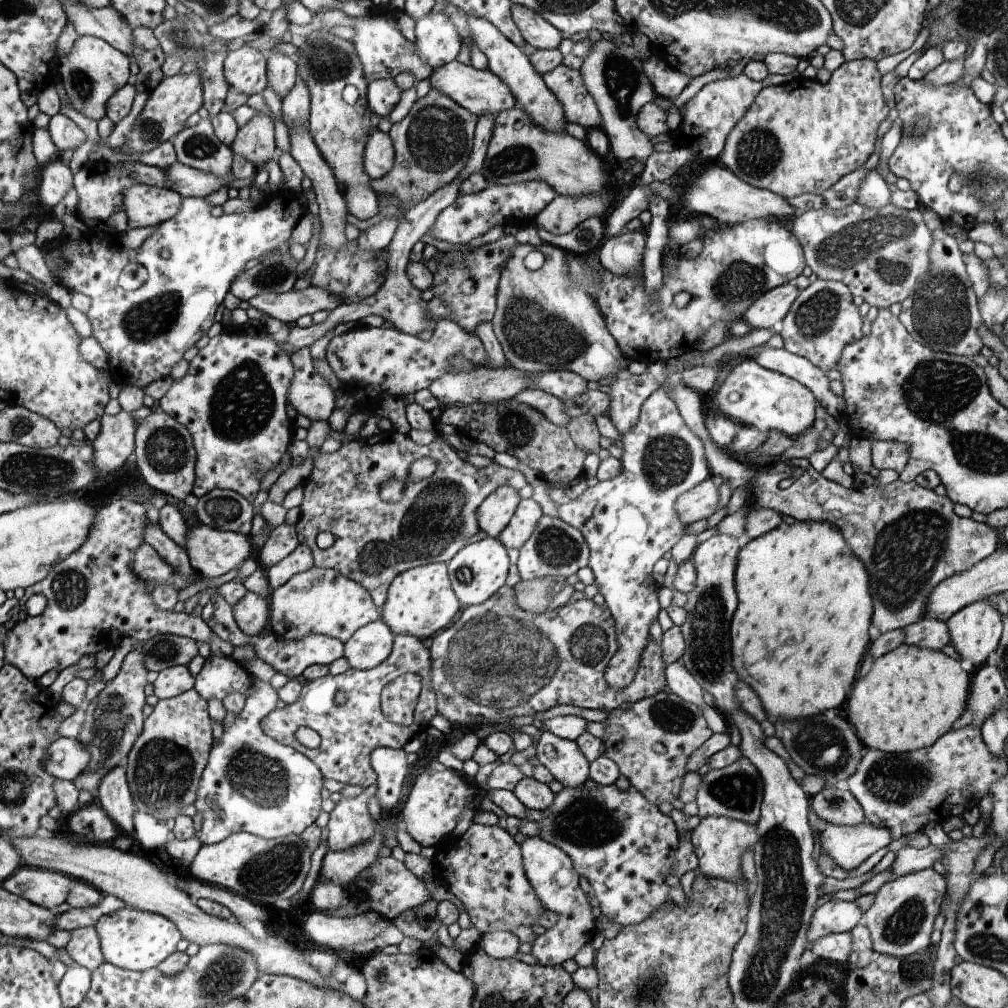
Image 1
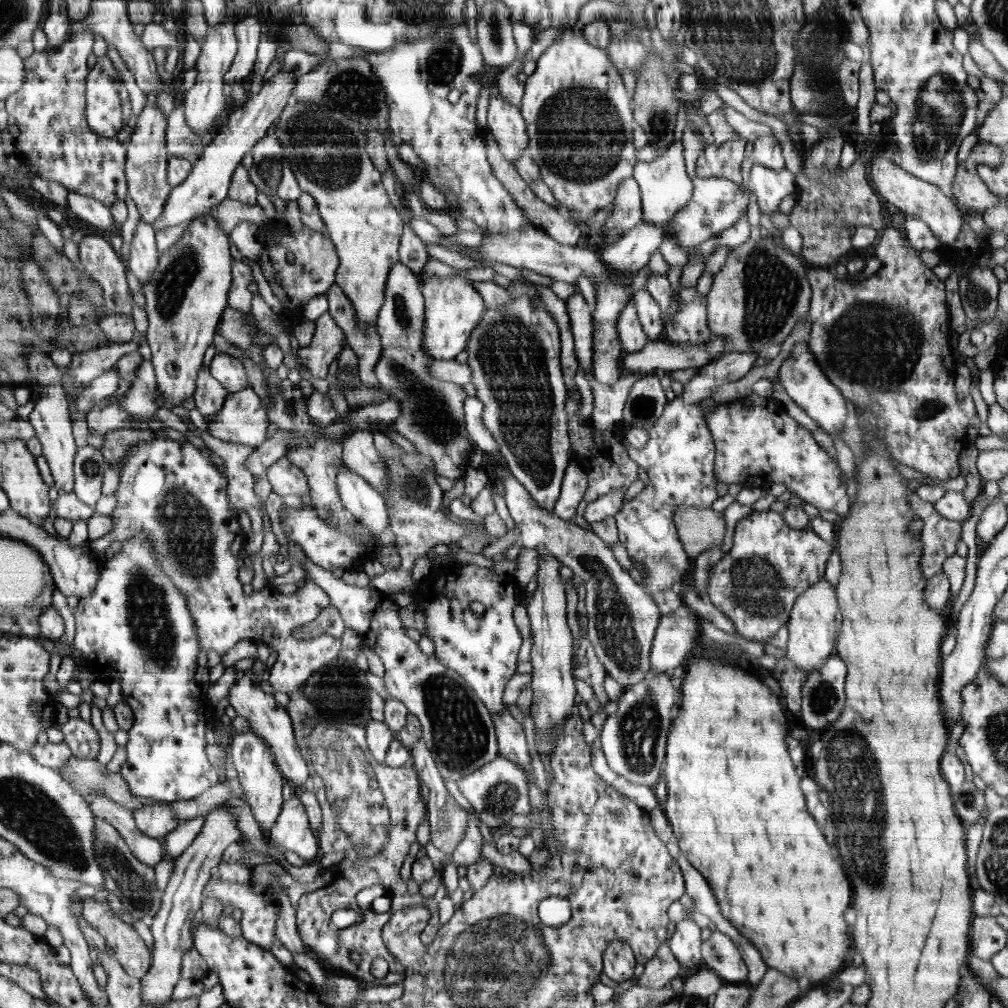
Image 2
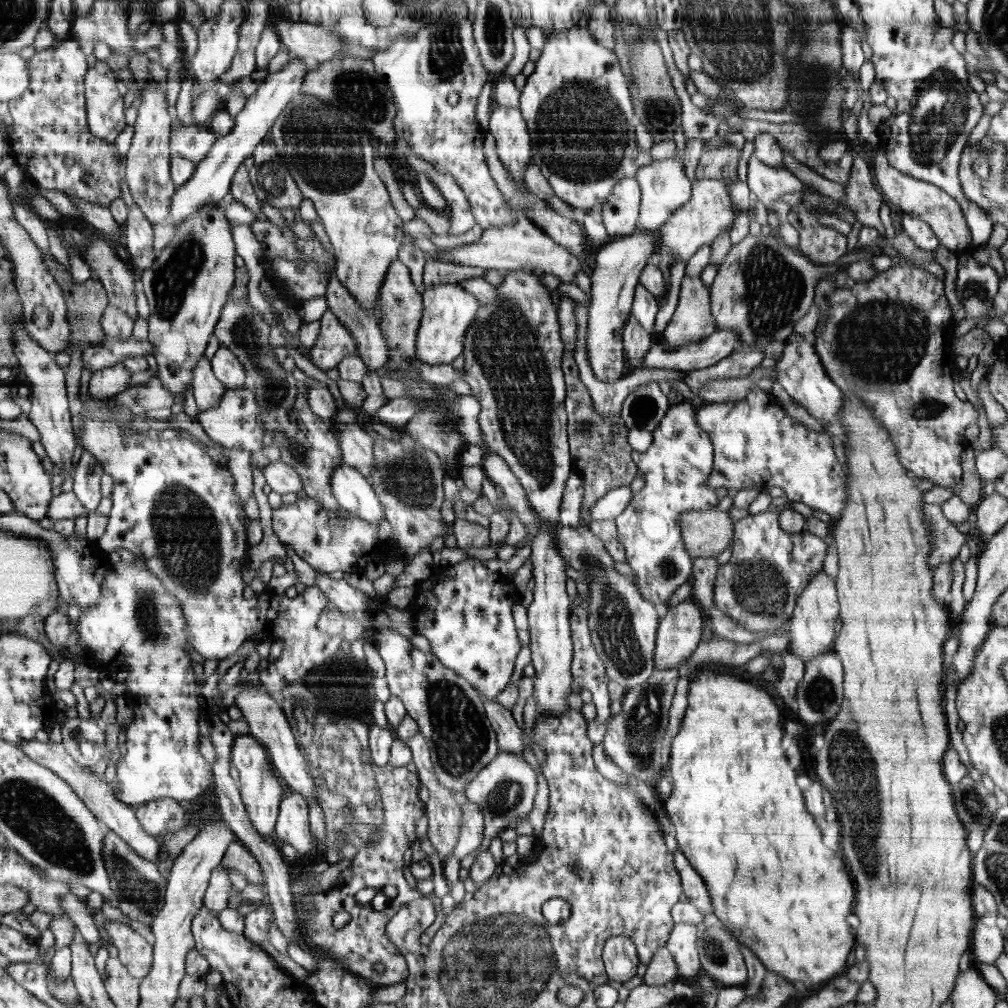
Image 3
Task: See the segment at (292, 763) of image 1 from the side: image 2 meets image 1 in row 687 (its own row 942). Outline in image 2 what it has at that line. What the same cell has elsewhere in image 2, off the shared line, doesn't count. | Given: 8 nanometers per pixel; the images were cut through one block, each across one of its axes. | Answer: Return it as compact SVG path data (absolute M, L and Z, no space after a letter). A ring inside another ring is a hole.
M212 877L203 890L203 897L215 896L223 903L223 909L240 909L242 937L252 944L270 950L274 938L274 926L280 920L280 910L270 906L264 898L256 898L250 886Z

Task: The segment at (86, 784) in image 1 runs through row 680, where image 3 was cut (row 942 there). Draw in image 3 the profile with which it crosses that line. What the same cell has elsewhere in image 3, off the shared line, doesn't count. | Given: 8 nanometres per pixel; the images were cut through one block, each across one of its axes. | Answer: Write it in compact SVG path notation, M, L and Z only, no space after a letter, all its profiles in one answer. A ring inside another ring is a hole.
M106 919L103 928L118 948L119 959L128 972L139 979L148 975L153 964L152 946L126 923Z

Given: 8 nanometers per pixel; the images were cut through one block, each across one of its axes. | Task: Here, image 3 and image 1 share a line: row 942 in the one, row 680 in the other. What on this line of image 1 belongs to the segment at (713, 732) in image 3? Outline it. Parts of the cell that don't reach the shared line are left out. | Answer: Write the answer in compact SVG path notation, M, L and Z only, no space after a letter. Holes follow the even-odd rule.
M796 520L793 524L782 521L770 532L742 545L735 568L735 589L738 591L739 604L730 623L735 671L738 674L738 680L743 680L758 693L769 719L772 721L774 719L796 720L811 717L844 704L850 695L850 688L852 688L854 680L858 678L856 676L858 664L868 653L866 648L870 647L872 641L868 628L870 628L873 617L873 606L868 571L853 553L852 547L844 538L840 528L830 521Z

